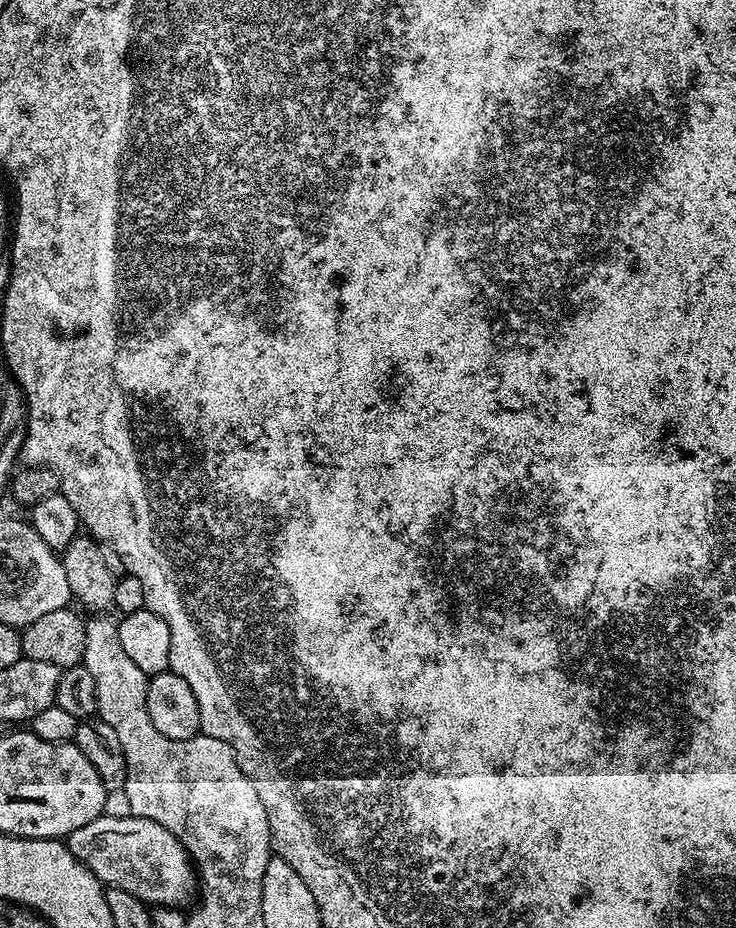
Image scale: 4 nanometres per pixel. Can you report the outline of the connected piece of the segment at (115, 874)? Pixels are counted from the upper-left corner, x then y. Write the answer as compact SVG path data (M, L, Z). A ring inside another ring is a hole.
M103 815L100 819L82 826L82 830L74 830L74 834L66 837L66 843L68 849L76 853L101 884L108 888L126 890L126 894L134 894L149 906L183 909L184 904L191 905L197 895L198 872L192 857L182 846L182 842L174 838L174 834L170 834L164 826L158 826L158 822L150 822L150 818L138 818L134 815L126 818L110 818Z

